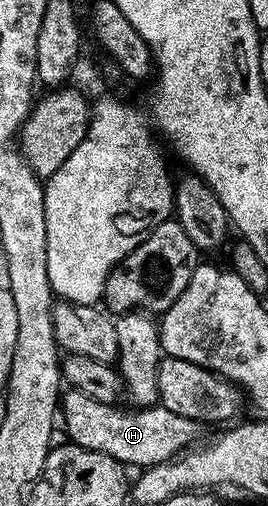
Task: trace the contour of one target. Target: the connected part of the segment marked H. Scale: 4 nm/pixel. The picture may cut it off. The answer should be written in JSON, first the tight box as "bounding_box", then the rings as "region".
{"bounding_box":[58,389,201,469],"region":[[[71,389],[63,392],[58,404],[59,414],[64,419],[64,431],[71,442],[91,451],[101,451],[114,457],[129,468],[143,469],[165,463],[189,450],[197,442],[201,428],[190,417],[178,417],[170,409],[159,405],[123,411],[123,406],[94,401],[86,393]]]}

